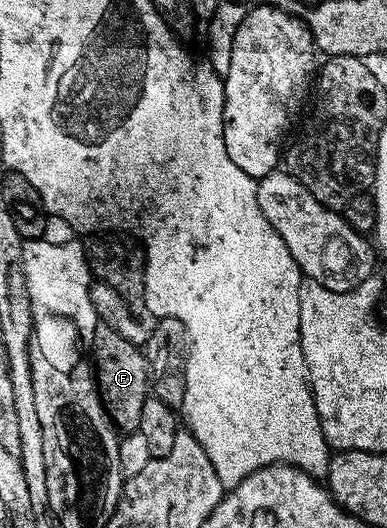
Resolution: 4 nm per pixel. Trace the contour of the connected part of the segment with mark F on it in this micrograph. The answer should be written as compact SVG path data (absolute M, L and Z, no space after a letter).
M99 322L90 346L92 346L92 367L97 391L100 393L104 410L113 426L124 433L139 430L142 410L146 400L150 398L151 371L148 367L147 354L137 343L127 341L110 325Z

